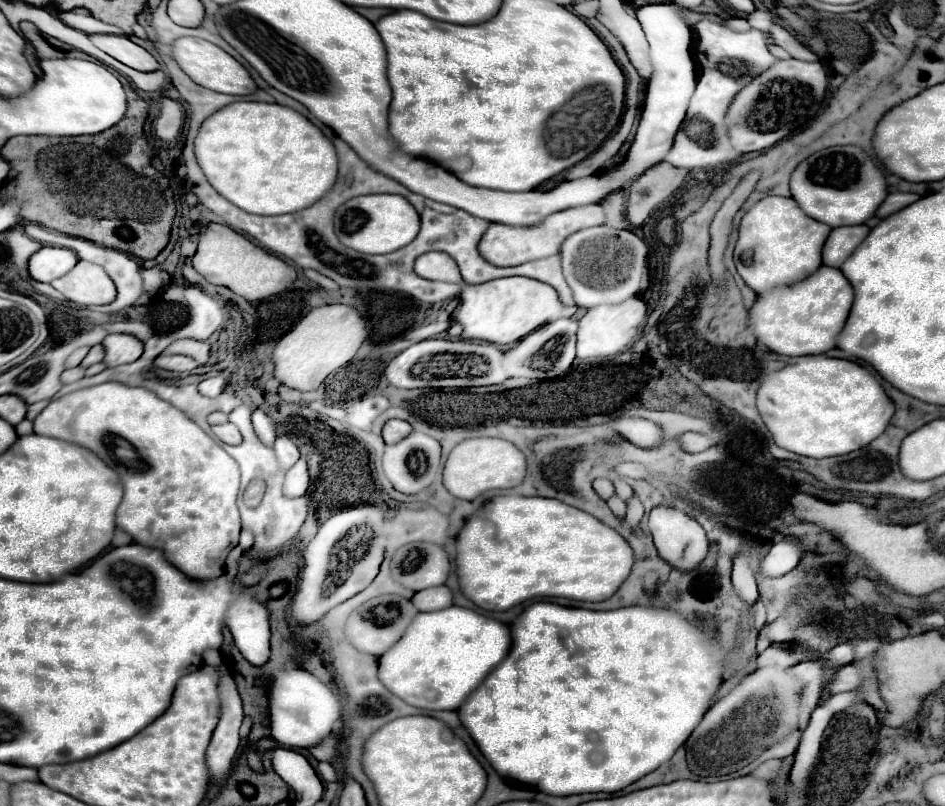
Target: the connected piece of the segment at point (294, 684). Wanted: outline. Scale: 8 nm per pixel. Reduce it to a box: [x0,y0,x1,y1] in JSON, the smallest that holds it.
[269,670,341,748]

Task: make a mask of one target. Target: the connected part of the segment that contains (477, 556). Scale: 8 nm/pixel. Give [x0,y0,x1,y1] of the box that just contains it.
[457,496,633,612]

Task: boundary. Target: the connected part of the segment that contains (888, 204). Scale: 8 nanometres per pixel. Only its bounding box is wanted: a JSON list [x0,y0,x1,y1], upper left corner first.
[875,192,921,218]

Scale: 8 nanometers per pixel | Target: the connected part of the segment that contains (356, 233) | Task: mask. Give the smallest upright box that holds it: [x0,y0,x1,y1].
[335,194,421,254]

